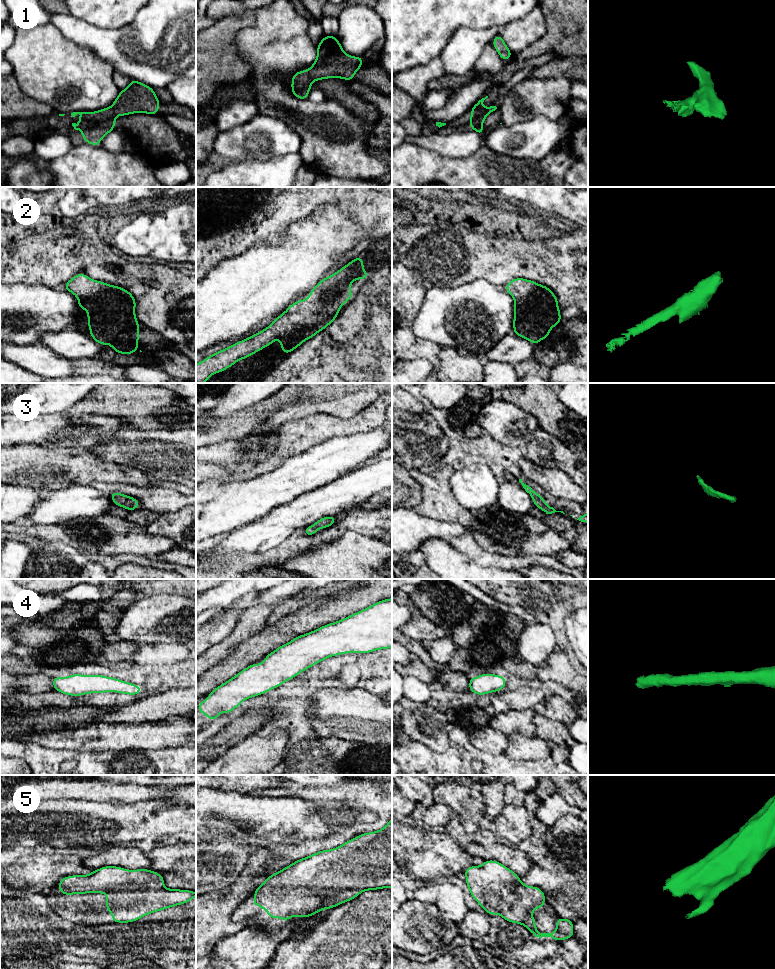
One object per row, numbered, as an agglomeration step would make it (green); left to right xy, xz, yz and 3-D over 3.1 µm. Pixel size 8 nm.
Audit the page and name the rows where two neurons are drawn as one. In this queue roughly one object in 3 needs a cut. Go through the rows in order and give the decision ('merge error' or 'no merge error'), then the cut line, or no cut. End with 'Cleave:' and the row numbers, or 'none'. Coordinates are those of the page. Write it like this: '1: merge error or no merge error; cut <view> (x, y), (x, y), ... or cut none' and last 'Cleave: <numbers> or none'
1: no merge error; cut none
2: no merge error; cut none
3: no merge error; cut none
4: no merge error; cut none
5: no merge error; cut none
Cleave: none

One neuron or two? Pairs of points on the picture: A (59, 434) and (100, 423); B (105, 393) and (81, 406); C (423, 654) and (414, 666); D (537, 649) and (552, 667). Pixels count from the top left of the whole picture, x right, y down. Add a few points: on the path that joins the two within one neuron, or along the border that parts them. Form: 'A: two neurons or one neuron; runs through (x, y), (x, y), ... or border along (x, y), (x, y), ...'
A: one neuron; runs through (69, 431), (90, 430)
B: one neuron; runs through (100, 399), (87, 406)
C: two neurons; border along (412, 653), (436, 672)
D: two neurons; border along (558, 649), (535, 666)

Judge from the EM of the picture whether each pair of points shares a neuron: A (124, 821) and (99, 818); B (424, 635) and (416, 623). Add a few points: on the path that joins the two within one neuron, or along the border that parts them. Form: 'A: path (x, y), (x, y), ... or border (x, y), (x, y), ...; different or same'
A: path (118, 821), (105, 821); same
B: path (424, 632), (418, 626); same

